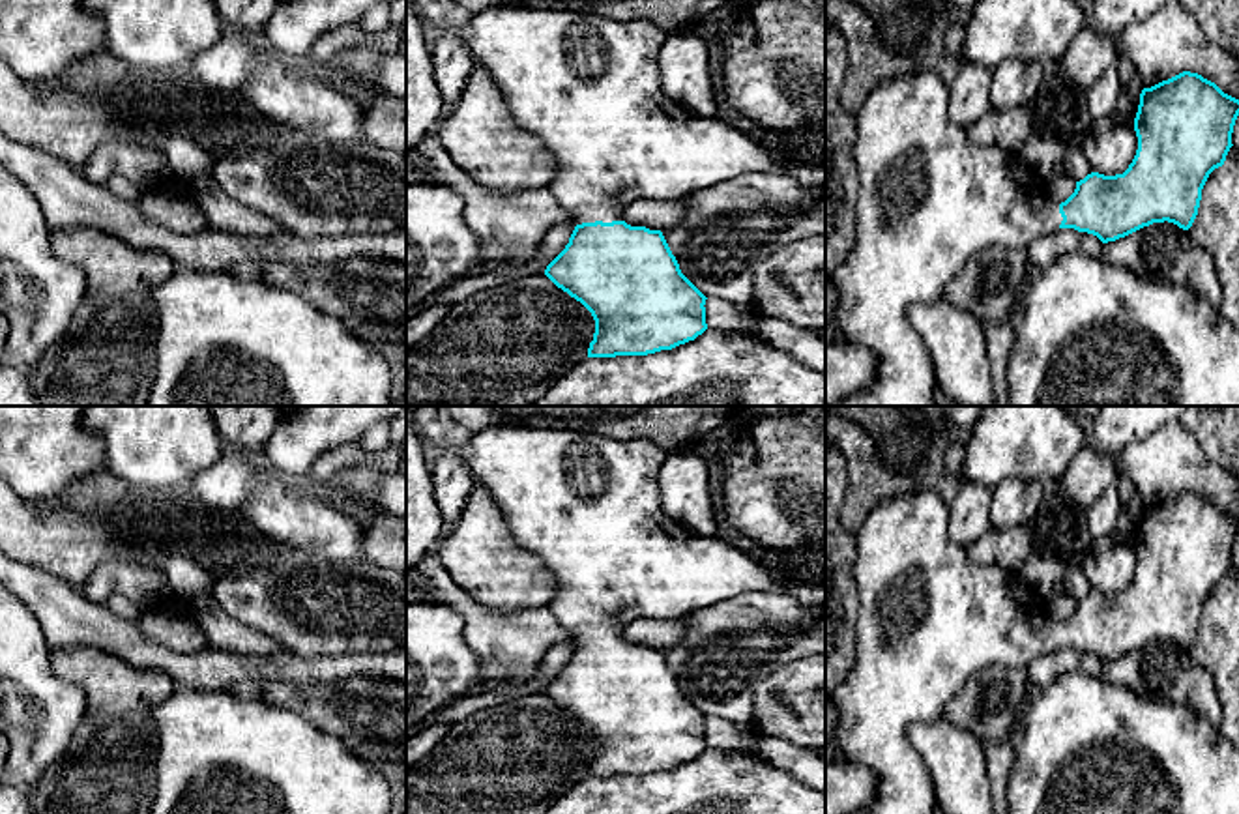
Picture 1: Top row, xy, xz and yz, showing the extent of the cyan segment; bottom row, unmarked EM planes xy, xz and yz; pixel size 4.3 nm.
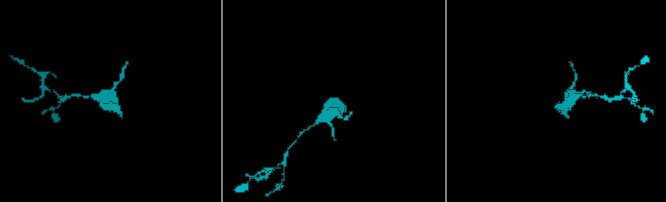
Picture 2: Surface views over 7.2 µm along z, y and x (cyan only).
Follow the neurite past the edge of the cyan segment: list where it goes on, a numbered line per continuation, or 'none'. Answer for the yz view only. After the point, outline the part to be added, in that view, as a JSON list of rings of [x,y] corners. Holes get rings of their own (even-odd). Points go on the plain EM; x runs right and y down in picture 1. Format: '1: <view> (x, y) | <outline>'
1: yz (929, 618) | [[[915,488],[878,503],[855,533],[853,580],[859,599],[855,664],[848,681],[831,694],[837,726],[825,741],[825,767],[837,756],[865,765],[880,778],[880,792],[865,808],[852,814],[936,814],[932,778],[908,739],[910,726],[941,719],[947,702],[973,674],[992,664],[1028,670],[1037,657],[1059,649],[1063,640],[1059,623],[1048,618],[1044,599],[1018,574],[975,563],[966,548],[951,539],[949,520],[951,511],[938,492]]]

